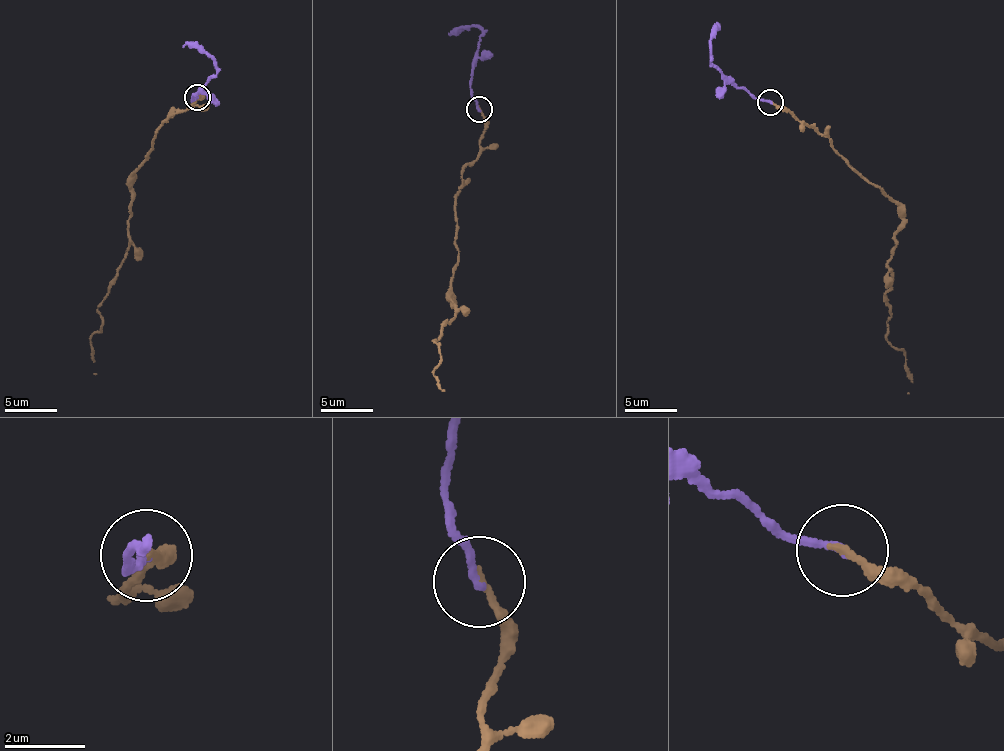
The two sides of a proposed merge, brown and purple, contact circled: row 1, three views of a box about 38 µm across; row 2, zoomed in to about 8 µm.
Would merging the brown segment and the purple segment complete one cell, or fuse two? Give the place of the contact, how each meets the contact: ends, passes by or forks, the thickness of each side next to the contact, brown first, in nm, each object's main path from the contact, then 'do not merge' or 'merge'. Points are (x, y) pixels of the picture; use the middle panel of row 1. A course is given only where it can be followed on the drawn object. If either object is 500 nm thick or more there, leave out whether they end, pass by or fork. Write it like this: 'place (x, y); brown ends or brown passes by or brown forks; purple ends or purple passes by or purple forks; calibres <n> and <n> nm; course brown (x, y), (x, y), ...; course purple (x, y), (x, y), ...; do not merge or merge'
place (479, 109); brown ends; purple ends; calibres 190 and 200 nm; course brown (480, 109), (480, 150), (455, 201), (458, 260), (449, 290), (456, 315), (435, 341), (433, 372), (444, 390); course purple (480, 109), (471, 91), (470, 75), (482, 27), (473, 24), (449, 32); merge

